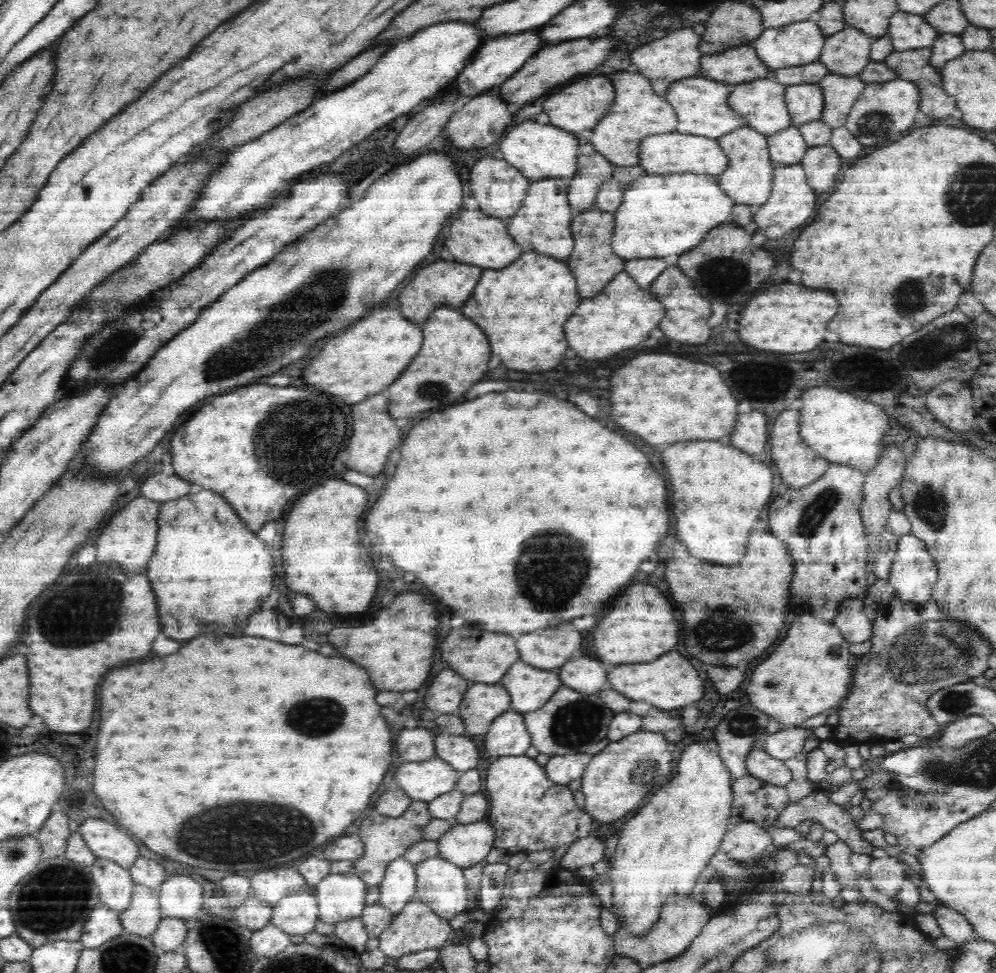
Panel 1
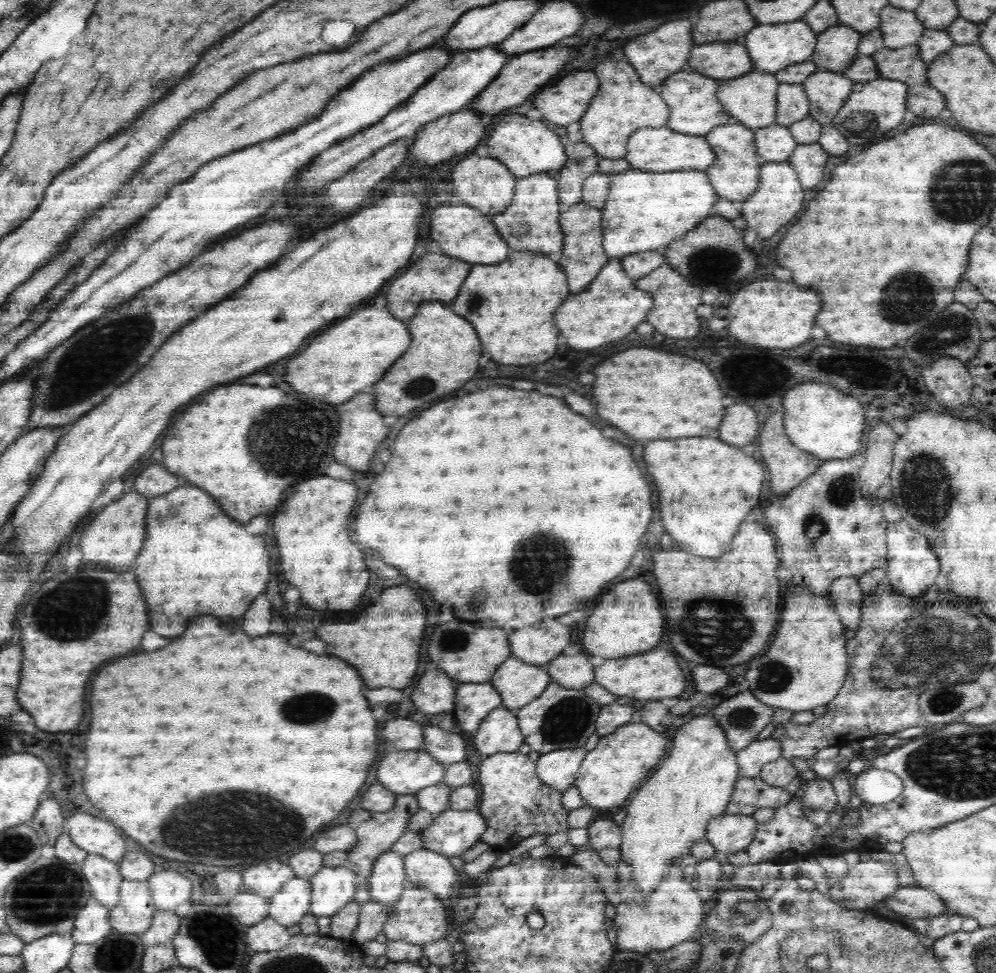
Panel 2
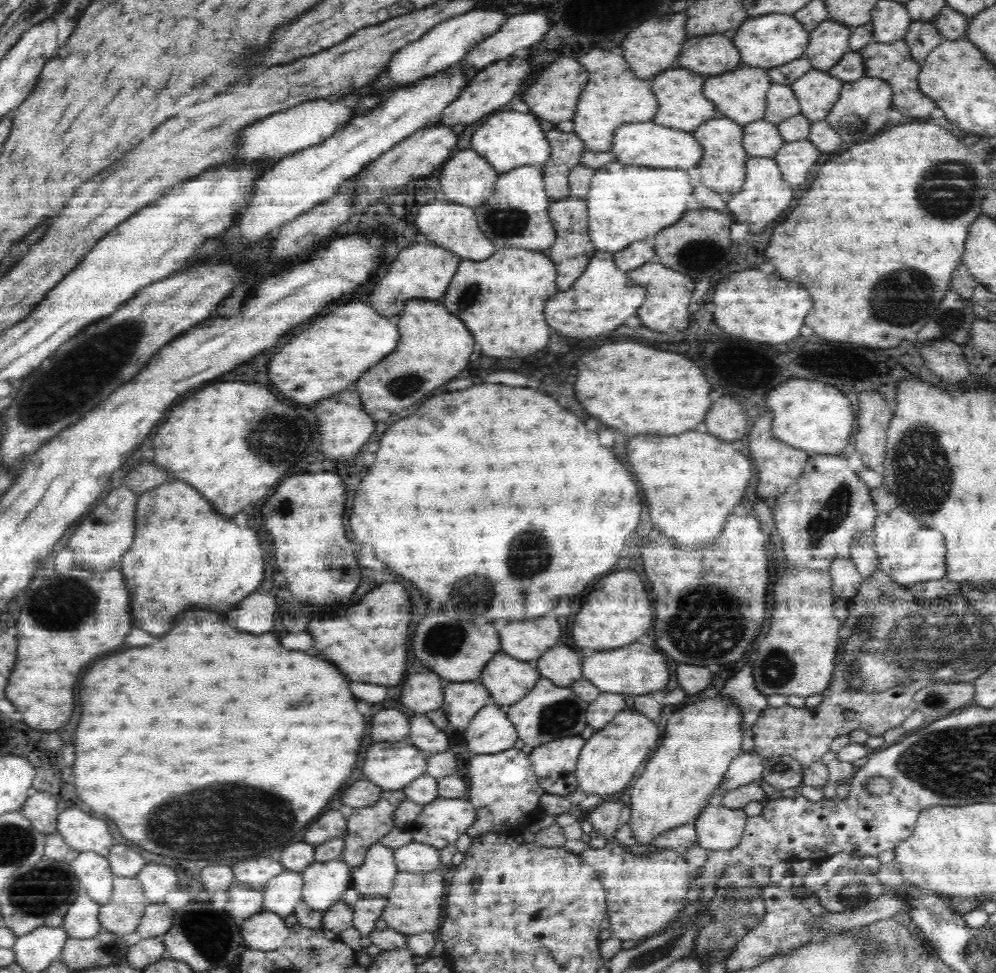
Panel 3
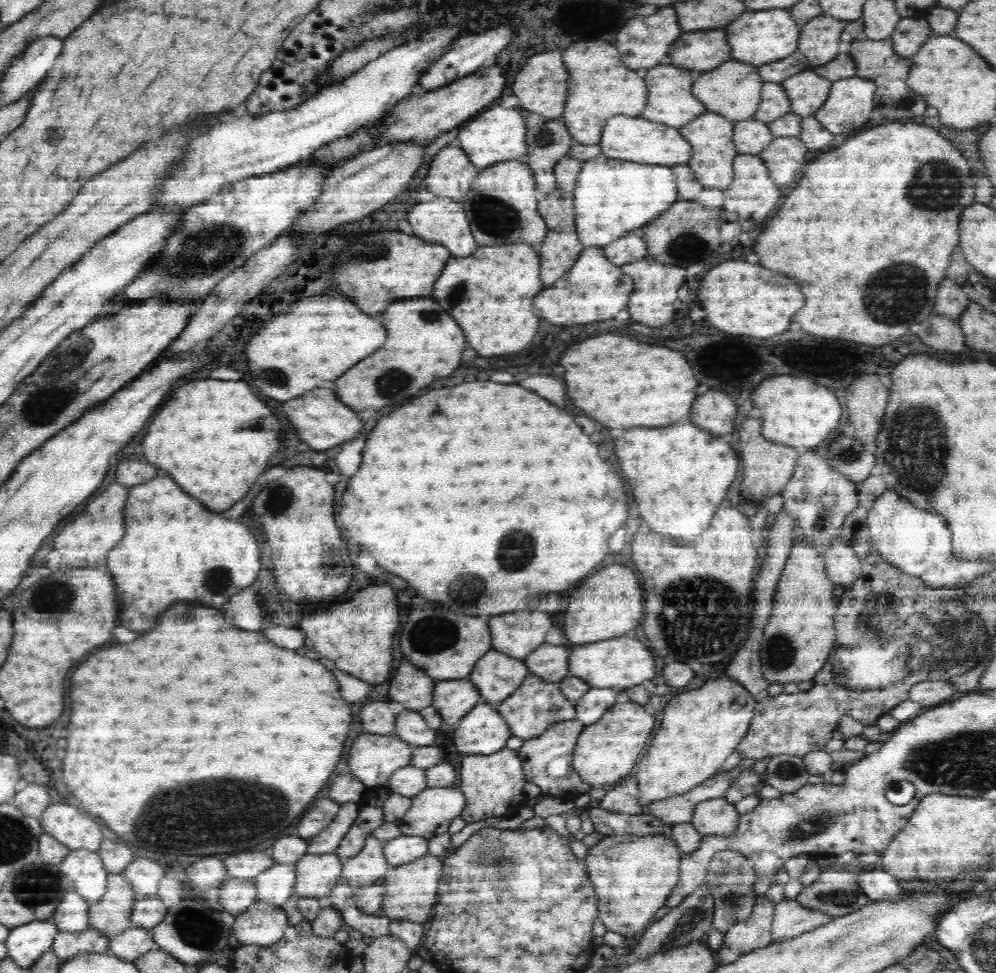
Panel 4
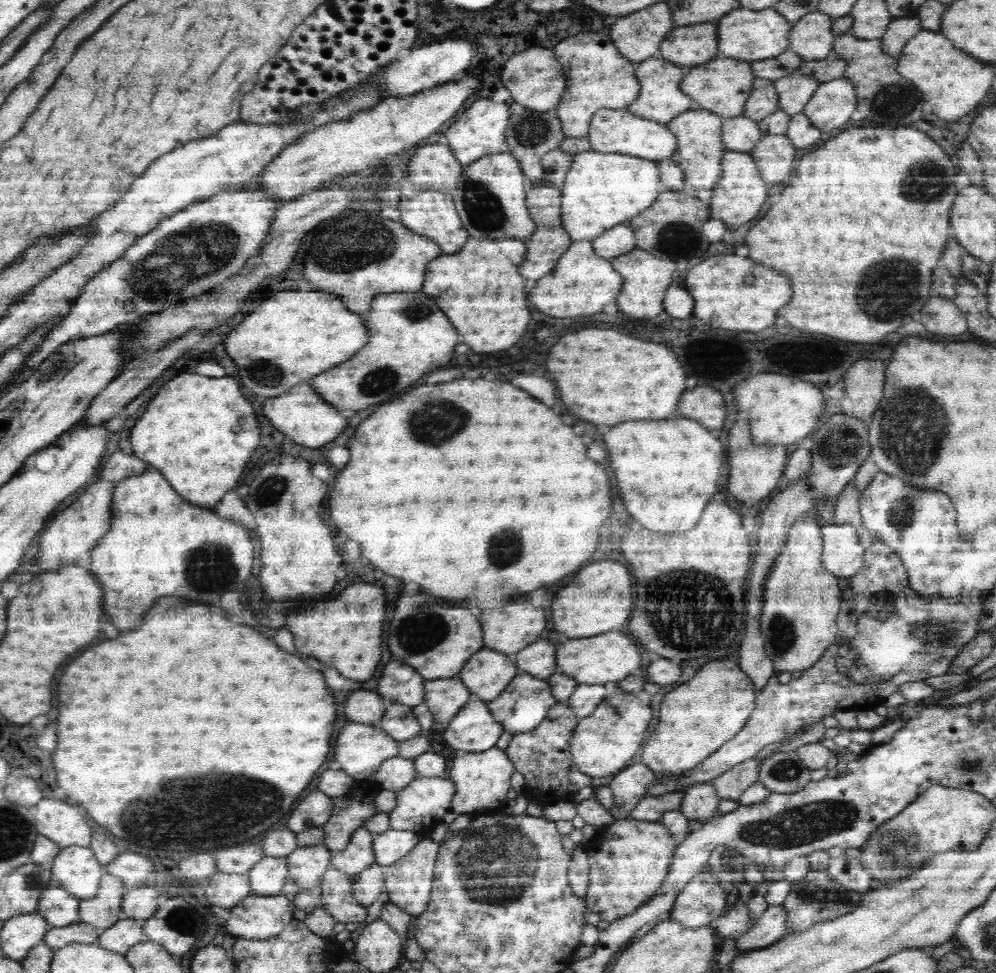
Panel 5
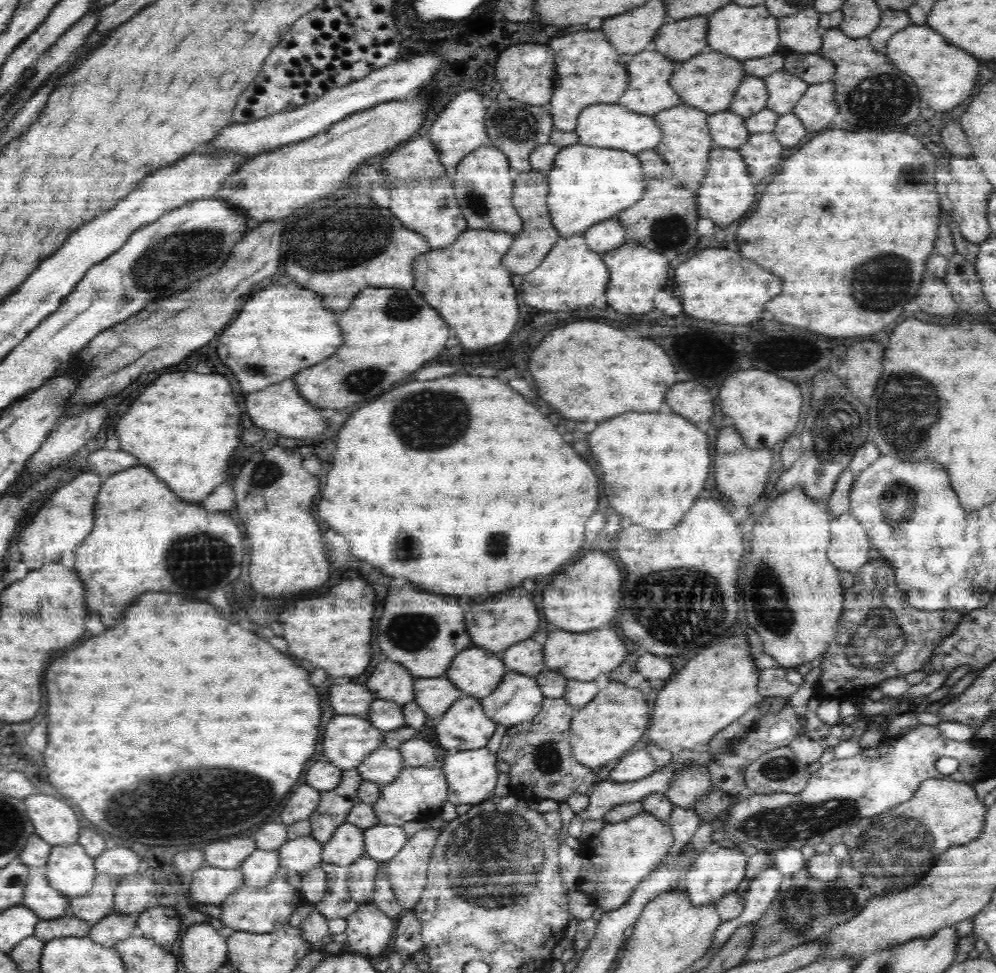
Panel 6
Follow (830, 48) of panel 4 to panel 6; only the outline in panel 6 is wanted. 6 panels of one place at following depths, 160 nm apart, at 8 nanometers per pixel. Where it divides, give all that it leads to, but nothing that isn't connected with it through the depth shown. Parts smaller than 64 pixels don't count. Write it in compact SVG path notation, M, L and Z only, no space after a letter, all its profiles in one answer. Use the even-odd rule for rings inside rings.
M814 7L778 19L781 44L798 53L816 53L820 50L823 32L819 22L820 13Z

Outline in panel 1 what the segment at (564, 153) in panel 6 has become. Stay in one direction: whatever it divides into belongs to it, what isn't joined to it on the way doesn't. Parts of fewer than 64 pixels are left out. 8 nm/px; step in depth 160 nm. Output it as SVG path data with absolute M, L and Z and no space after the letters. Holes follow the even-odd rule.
M680 173L680 174L646 174L642 178L634 179L625 187L622 202L618 210L613 213L614 230L612 236L612 250L623 259L634 258L664 258L665 256L680 256L694 246L698 246L708 230L720 224L734 224L732 210L735 202L728 198L728 194L718 185L717 176L708 174Z

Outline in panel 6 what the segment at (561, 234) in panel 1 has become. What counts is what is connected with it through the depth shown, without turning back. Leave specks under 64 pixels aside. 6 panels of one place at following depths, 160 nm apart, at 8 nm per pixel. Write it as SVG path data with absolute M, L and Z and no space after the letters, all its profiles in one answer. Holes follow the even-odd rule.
M492 145L480 146L462 158L452 173L453 193L468 229L504 231L511 235L521 230L522 220L512 204L514 174L508 157Z

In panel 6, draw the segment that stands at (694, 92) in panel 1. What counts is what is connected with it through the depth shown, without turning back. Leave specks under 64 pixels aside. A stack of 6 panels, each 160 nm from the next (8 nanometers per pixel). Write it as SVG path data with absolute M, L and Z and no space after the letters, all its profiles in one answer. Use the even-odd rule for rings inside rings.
M644 50L629 57L626 69L628 69L628 88L624 90L624 94L618 100L618 104L624 108L652 117L654 114L658 114L660 110L668 110L669 107L681 104L680 95L669 83L672 72L675 70L675 61L672 59L666 58L657 50Z

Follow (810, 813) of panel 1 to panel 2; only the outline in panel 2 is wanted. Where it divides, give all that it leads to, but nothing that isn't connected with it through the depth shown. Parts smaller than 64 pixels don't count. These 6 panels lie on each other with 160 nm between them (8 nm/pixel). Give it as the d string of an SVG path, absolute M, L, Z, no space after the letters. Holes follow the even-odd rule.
M829 778L816 779L808 782L800 793L800 804L804 811L813 809L833 812L839 806L838 795Z

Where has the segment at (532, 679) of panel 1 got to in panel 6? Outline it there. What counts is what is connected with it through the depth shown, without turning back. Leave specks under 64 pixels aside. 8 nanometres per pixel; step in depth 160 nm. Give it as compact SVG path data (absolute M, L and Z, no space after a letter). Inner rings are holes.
M472 646L452 658L452 666L445 676L464 695L480 700L496 690L507 672L499 654Z

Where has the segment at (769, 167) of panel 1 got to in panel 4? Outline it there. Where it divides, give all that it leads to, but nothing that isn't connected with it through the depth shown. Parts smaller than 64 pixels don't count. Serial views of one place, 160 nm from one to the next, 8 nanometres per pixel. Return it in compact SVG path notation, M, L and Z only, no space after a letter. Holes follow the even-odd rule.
M707 111L688 122L687 126L679 129L682 136L692 145L692 158L688 160L688 165L696 181L705 187L716 187L726 189L732 184L734 158L740 154L736 150L736 145L732 140L734 122L723 117L721 114Z

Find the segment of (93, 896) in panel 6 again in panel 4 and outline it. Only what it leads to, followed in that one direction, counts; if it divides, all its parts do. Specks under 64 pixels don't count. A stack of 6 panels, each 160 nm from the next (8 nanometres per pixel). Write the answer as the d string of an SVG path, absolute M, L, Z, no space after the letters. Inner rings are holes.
M122 873L109 874L104 898L88 908L90 926L111 937L131 926L130 914L135 902L132 884Z

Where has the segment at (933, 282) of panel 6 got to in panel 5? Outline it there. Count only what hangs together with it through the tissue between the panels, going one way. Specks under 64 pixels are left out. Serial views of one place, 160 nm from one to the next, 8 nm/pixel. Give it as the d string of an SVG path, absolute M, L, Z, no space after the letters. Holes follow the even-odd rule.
M932 294L925 304L924 310L920 310L920 324L930 334L944 338L960 336L968 330L967 318L954 301Z

